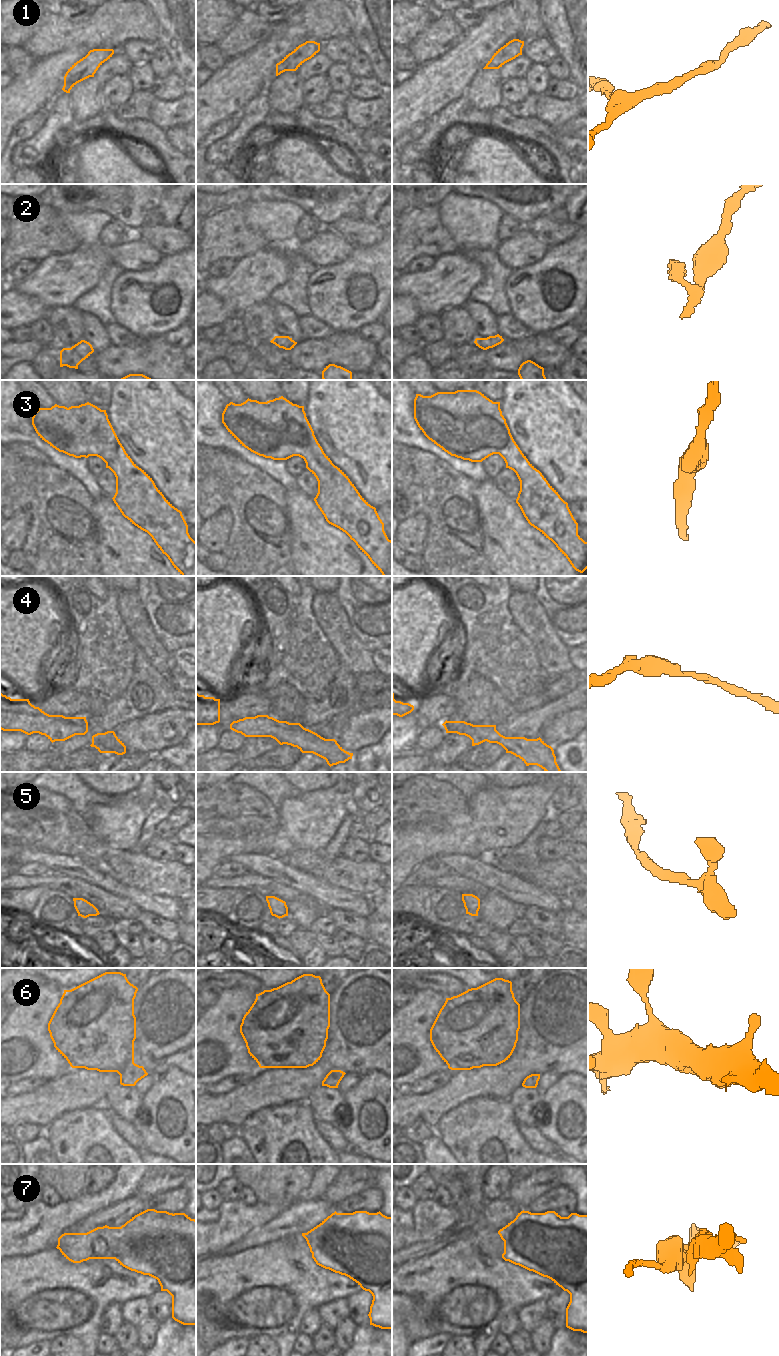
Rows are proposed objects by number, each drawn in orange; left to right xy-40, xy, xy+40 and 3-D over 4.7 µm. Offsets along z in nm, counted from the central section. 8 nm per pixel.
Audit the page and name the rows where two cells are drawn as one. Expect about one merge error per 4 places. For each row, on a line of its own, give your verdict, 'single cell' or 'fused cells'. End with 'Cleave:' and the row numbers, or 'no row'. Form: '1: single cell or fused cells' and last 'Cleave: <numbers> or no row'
1: single cell
2: single cell
3: single cell
4: single cell
5: single cell
6: single cell
7: fused cells
Cleave: 7

